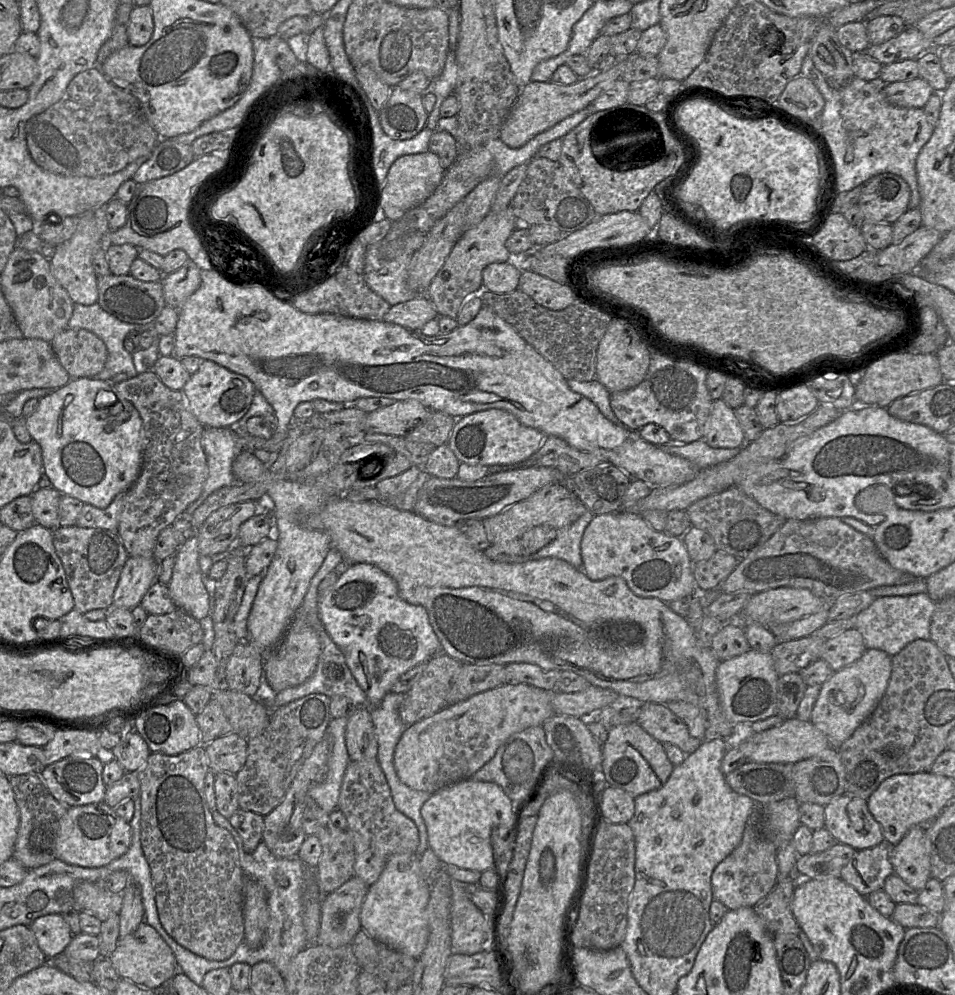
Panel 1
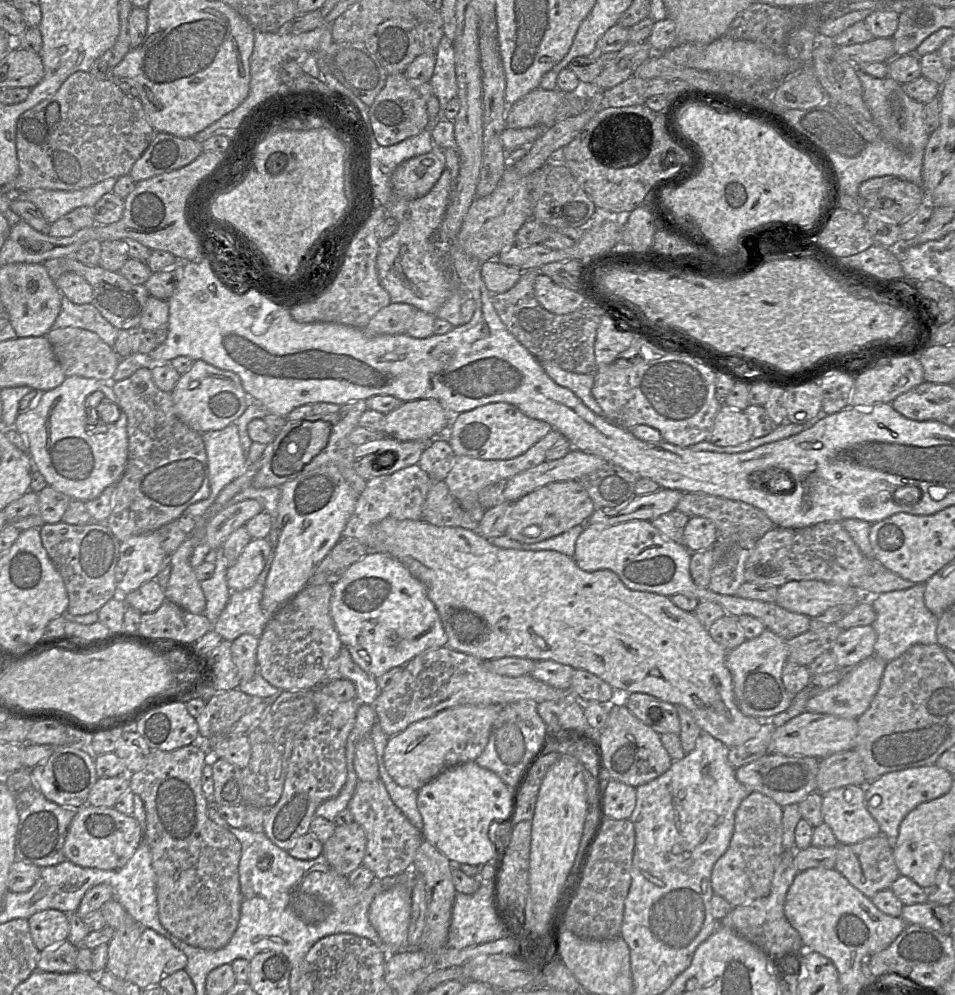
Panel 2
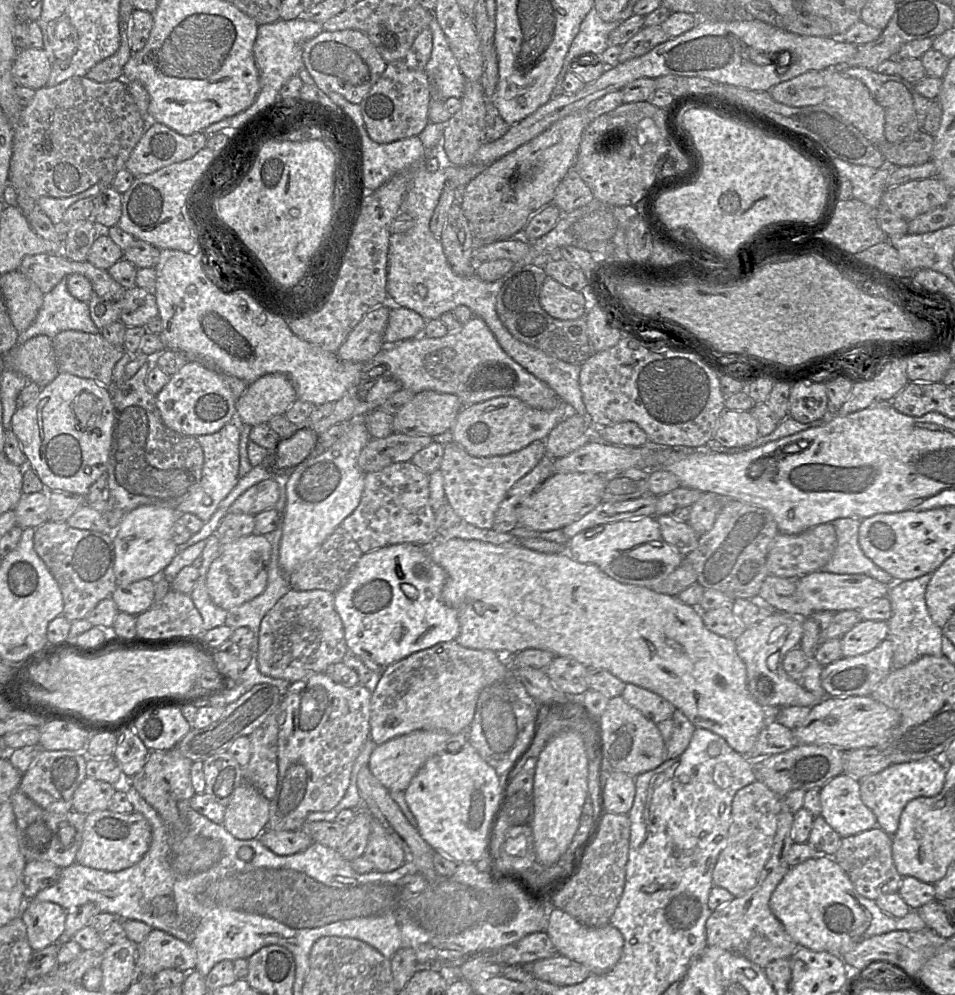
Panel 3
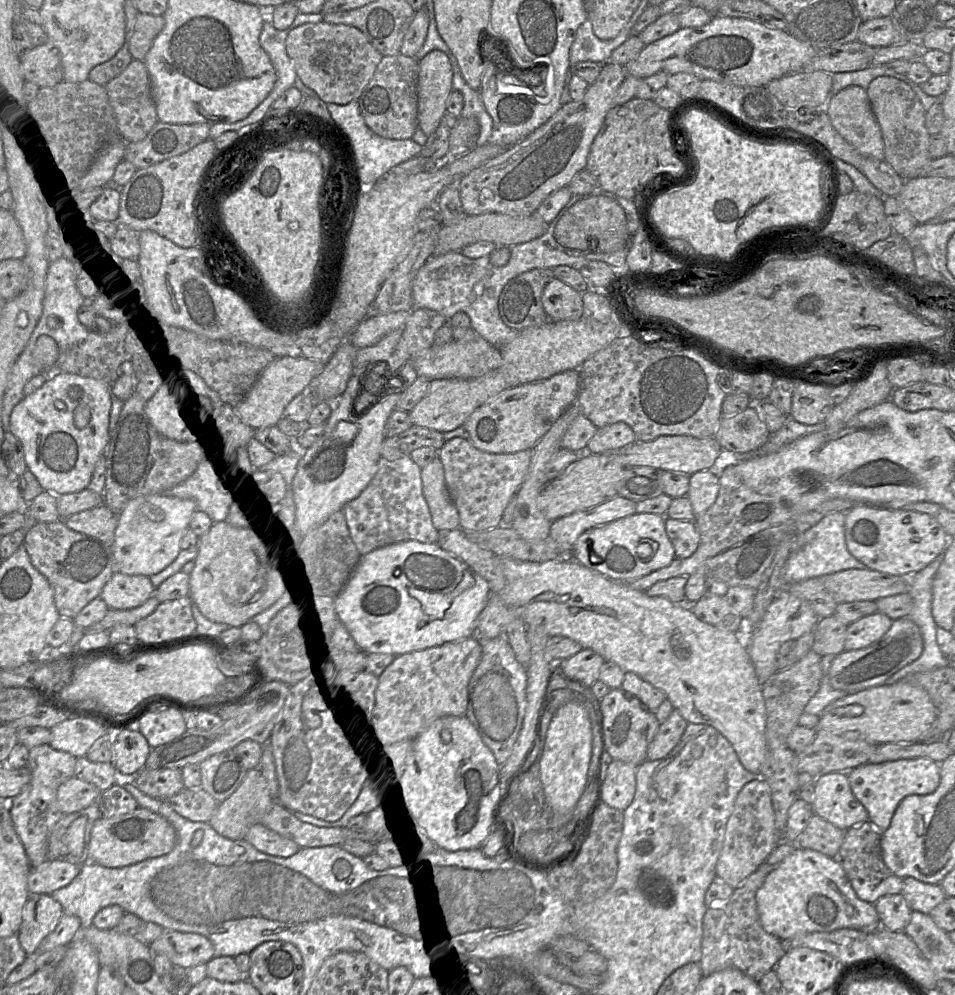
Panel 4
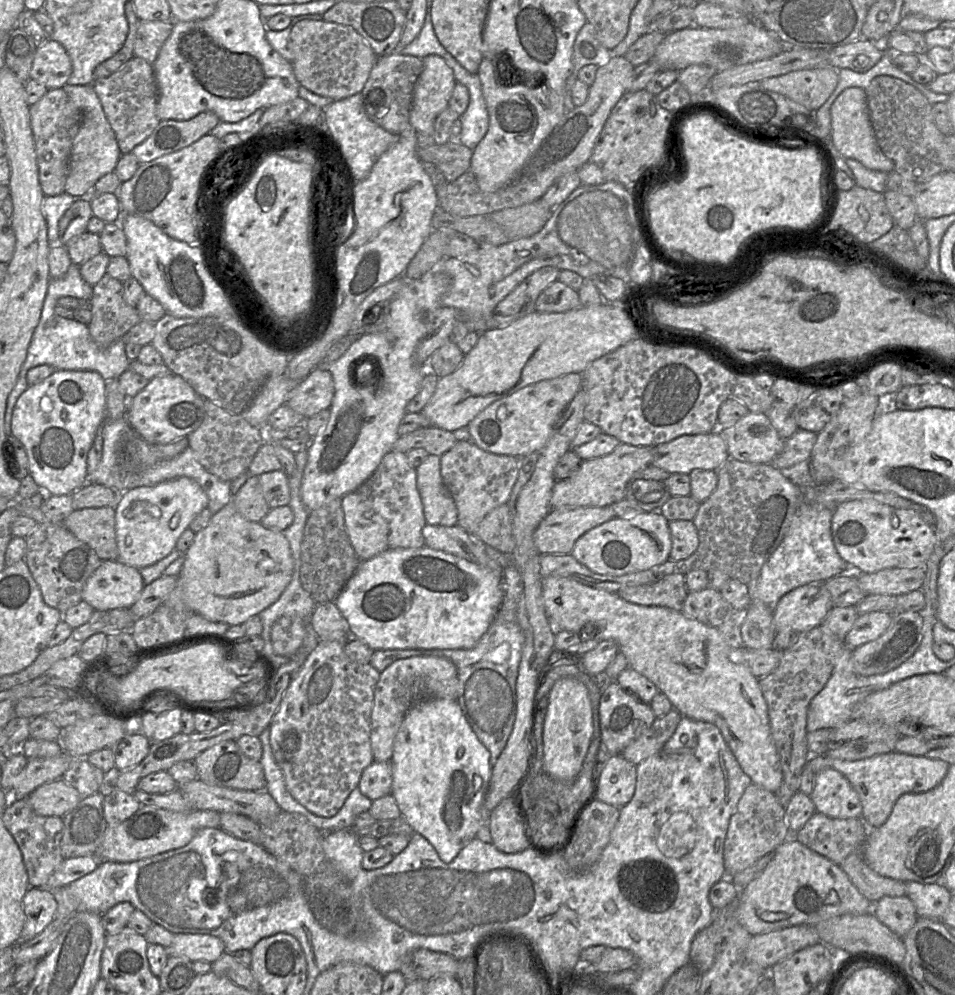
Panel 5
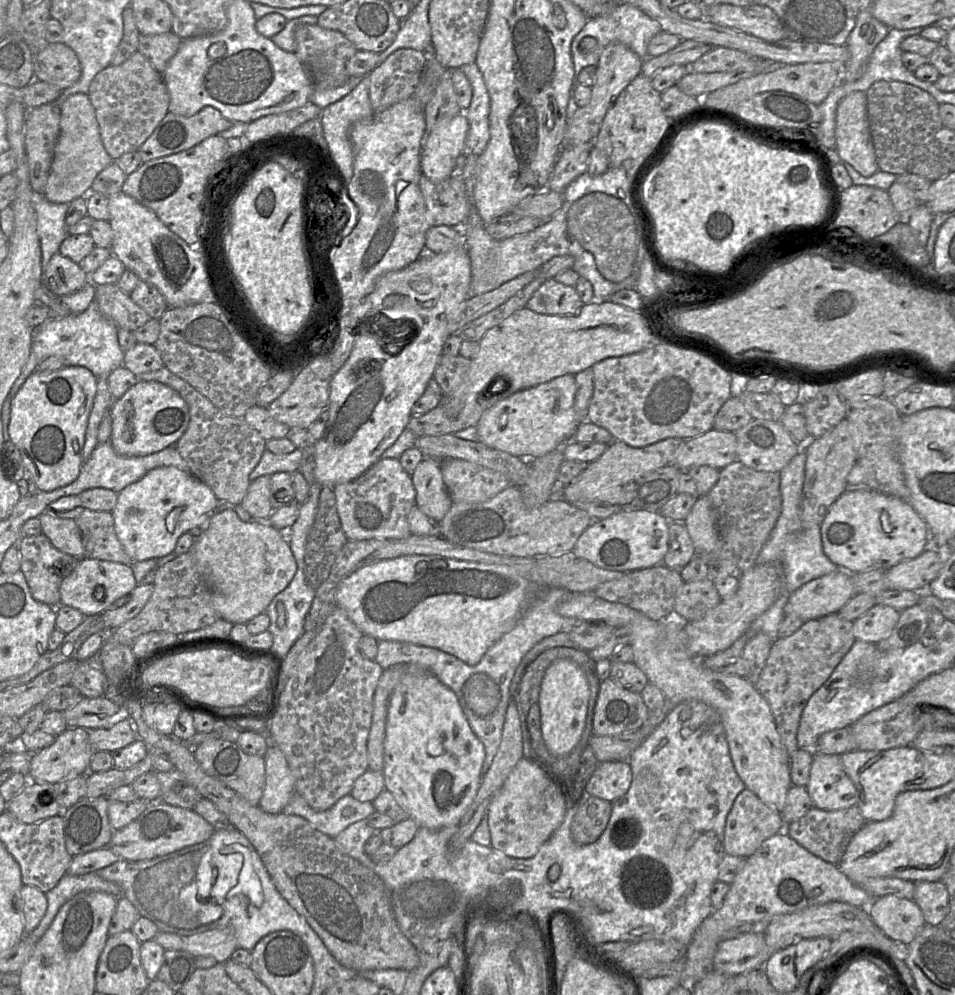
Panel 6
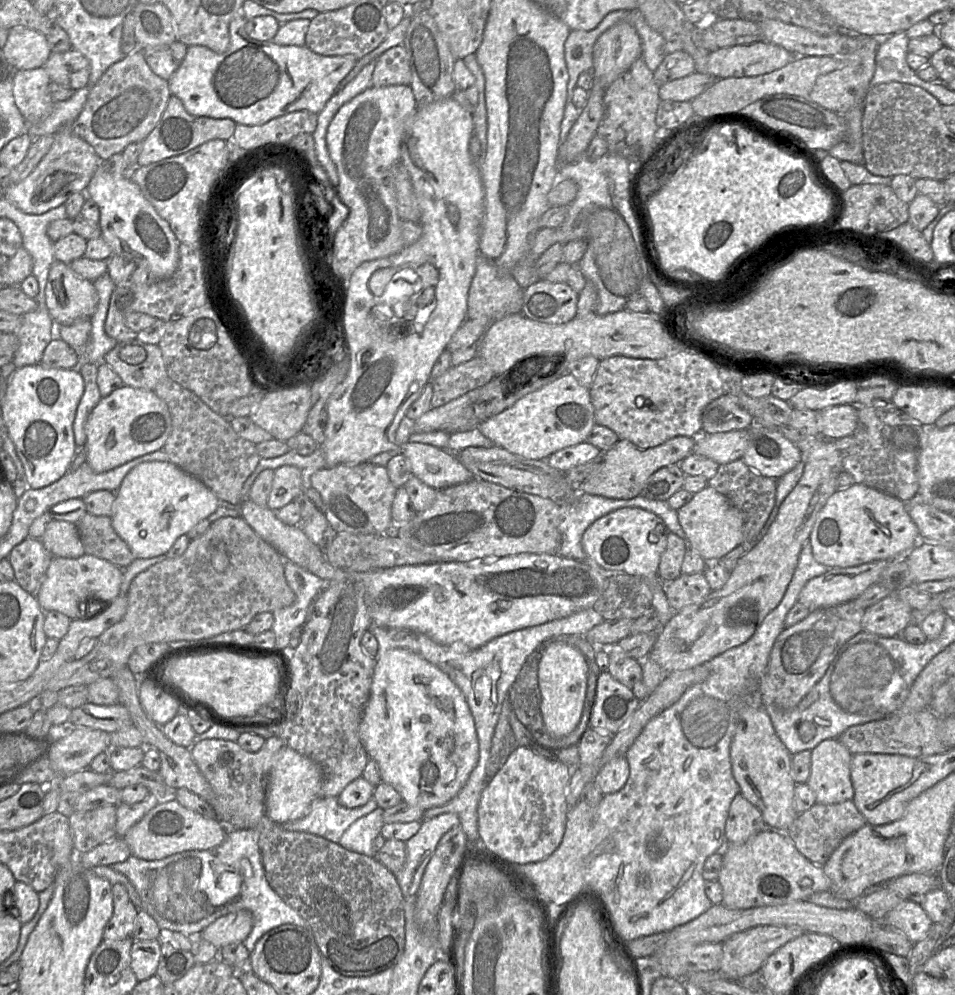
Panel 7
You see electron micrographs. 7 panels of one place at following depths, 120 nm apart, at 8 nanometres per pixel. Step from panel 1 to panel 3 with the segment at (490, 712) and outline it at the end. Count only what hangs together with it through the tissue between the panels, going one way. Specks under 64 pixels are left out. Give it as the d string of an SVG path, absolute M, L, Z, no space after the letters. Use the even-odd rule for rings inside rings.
M468 729L456 734L447 731L416 730L376 746L369 758L368 767L388 791L404 792L430 757L444 752L459 752L467 742Z

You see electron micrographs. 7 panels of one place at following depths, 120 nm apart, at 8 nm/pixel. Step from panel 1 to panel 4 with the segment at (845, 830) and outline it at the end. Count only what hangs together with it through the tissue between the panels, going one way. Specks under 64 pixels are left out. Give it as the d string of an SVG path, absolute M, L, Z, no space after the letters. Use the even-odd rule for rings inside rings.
M834 771L816 777L811 803L814 814L844 830L868 821L868 812L853 795L846 773Z

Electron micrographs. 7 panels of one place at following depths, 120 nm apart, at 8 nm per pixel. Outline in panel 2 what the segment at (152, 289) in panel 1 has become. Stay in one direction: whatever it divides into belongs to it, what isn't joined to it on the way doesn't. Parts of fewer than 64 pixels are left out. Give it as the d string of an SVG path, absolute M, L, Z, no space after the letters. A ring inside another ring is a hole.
M74 257L48 259L43 262L43 265L53 281L56 281L62 274L67 272L76 273L83 277L92 286L92 304L115 328L128 330L139 326L146 301L150 296L144 285L131 284L119 272L112 272L100 266L88 266Z

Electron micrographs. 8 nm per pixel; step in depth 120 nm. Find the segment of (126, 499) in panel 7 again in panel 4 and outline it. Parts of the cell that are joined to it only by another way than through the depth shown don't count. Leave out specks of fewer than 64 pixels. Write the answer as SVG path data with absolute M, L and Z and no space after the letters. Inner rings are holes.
M164 494L136 497L118 515L111 546L115 571L128 575L152 576L171 564L180 552L180 540L197 505L193 500Z

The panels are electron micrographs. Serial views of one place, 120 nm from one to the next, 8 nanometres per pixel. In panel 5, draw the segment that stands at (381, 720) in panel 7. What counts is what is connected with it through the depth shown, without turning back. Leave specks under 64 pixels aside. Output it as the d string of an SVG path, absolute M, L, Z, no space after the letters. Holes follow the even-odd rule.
M428 699L413 705L406 713L403 722L395 736L393 753L390 763L392 765L392 788L391 793L400 809L401 815L413 828L414 832L419 833L435 848L440 859L449 863L455 859L460 850L467 843L476 838L476 834L481 827L489 824L490 812L485 808L484 799L491 778L492 768L489 764L490 752L479 741L476 734L466 720L462 709L455 699Z

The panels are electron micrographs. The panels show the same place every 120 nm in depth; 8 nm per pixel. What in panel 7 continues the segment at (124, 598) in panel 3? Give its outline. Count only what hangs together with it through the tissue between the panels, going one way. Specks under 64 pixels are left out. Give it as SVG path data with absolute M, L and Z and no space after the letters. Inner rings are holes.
M96 556L53 557L36 598L45 612L55 610L72 620L92 618L119 595L122 579L122 568Z

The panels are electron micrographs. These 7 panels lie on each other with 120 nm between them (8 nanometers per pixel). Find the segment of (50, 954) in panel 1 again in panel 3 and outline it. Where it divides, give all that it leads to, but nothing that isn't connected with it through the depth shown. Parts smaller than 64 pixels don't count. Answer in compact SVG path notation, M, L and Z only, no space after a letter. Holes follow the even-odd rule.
M27 900L20 914L33 951L61 941L67 910L53 902Z

